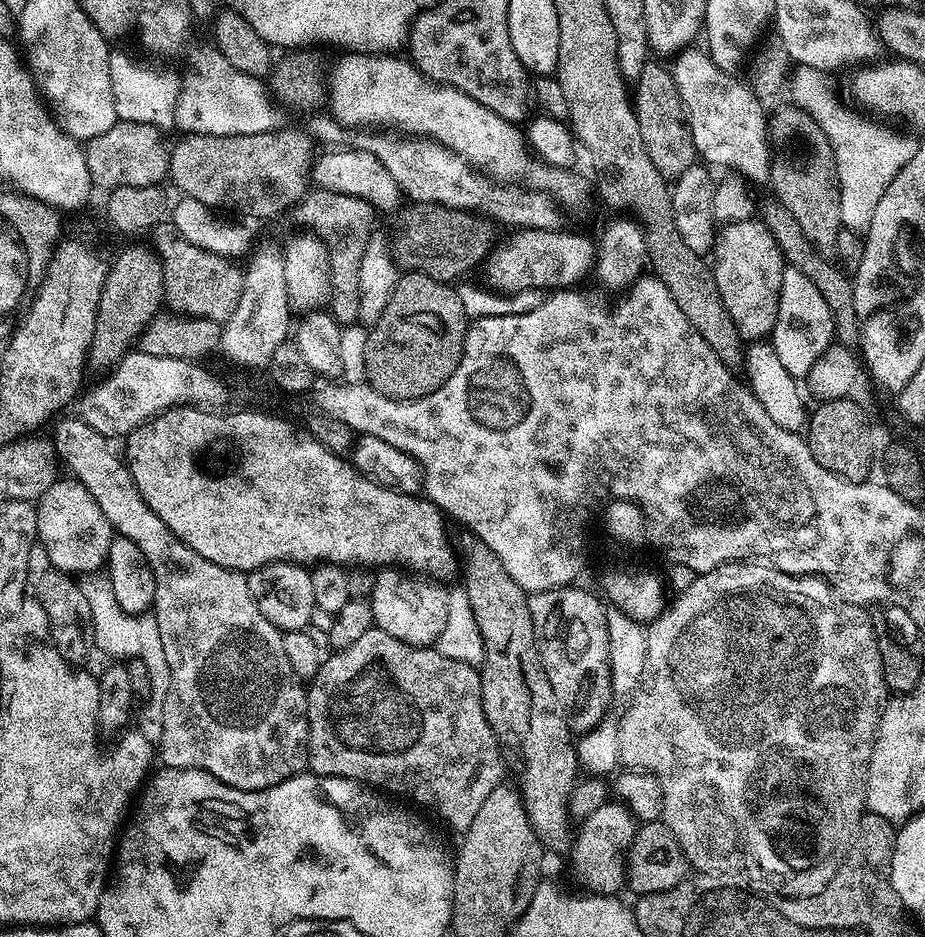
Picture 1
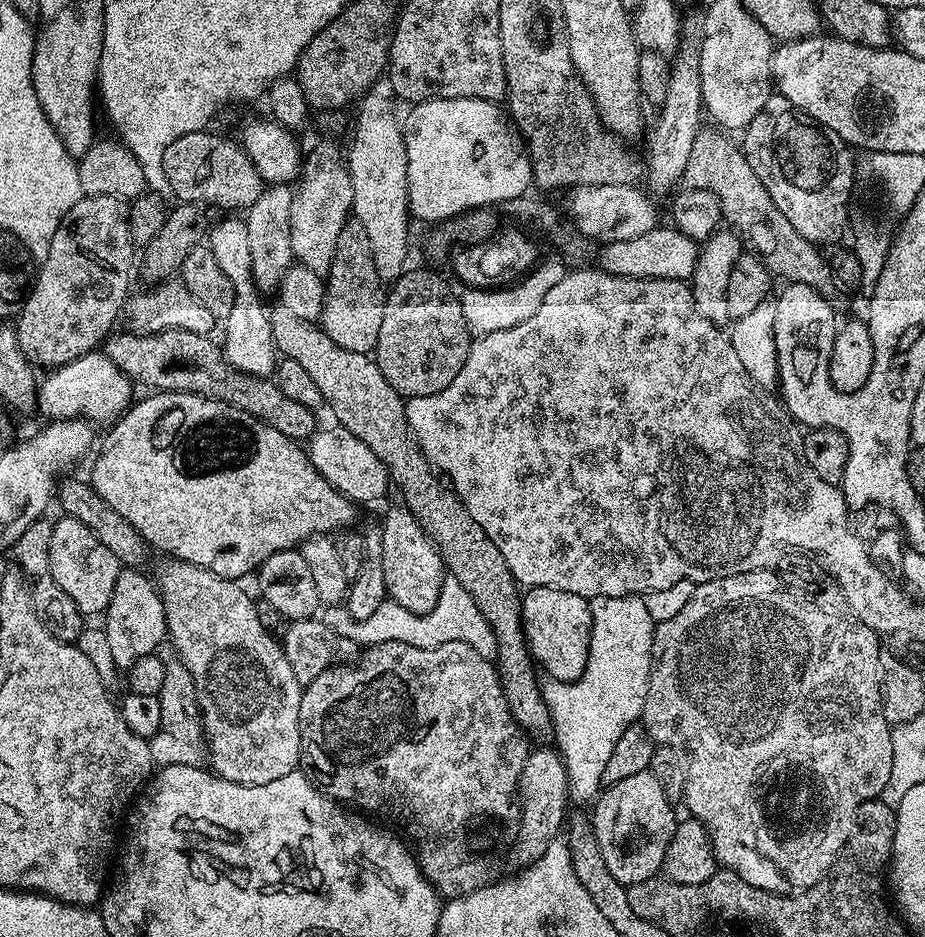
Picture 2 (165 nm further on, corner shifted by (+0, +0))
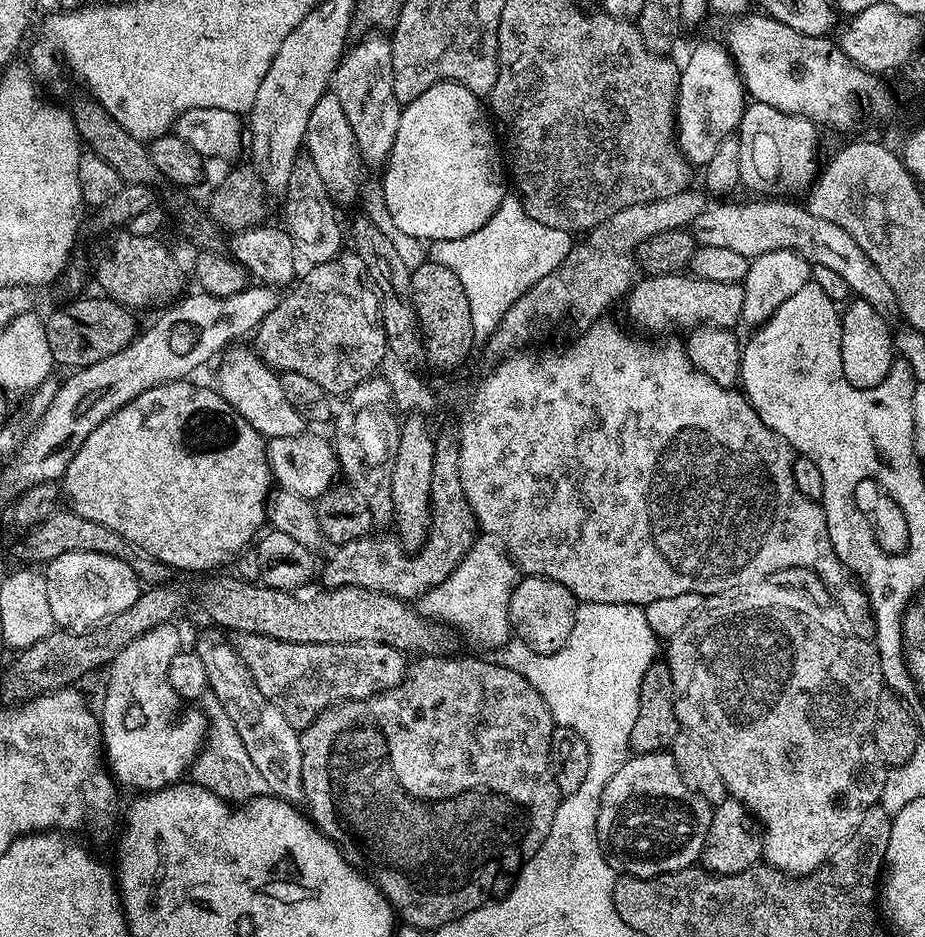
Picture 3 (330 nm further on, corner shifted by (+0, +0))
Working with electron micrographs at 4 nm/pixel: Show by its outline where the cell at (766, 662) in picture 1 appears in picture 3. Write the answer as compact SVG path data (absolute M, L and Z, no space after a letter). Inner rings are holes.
M759 580L707 597L698 614L667 641L666 663L672 678L674 710L680 720L681 729L692 732L704 741L718 766L718 771L723 773L722 782L726 782L729 797L741 800L745 809L762 825L763 859L778 872L786 872L789 876L808 876L816 868L822 867L833 850L852 835L858 822L862 822L866 810L879 805L890 768L878 754L878 746L874 742L874 726L876 707L886 685L875 643L855 634L849 621L845 620L839 611L831 612L830 609L823 608L818 601L811 600L806 593L776 582L778 581Z

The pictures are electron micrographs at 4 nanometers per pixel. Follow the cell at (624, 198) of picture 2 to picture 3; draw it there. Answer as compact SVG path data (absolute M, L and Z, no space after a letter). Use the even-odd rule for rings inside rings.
M752 198L749 204L718 204L705 209L696 221L690 225L697 245L722 246L726 250L734 250L746 257L761 256L770 250L790 250L806 258L809 264L827 266L835 270L846 281L849 293L865 300L878 314L885 318L900 316L898 298L894 298L894 290L890 290L890 282L882 278L882 270L866 258L866 250L842 230L842 226L834 226L834 222L826 222L826 218L818 218L810 214L803 203L793 202L788 198Z

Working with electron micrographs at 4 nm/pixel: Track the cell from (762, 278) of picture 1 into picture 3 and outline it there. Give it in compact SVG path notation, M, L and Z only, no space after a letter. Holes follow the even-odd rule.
M673 274L637 279L626 297L626 305L629 318L648 332L666 331L668 320L685 330L701 325L735 329L742 321L743 297L743 283L710 282L691 274Z

